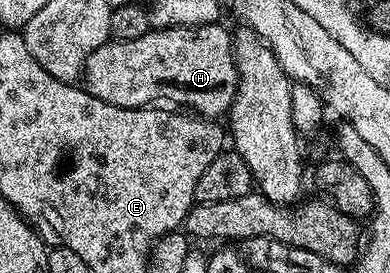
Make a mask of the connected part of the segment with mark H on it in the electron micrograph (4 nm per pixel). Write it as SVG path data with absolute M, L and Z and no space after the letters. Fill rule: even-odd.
M221 25L155 28L132 40L108 39L89 54L82 83L93 98L101 98L109 106L145 108L166 102L201 116L219 118L230 109L239 85L233 36Z

